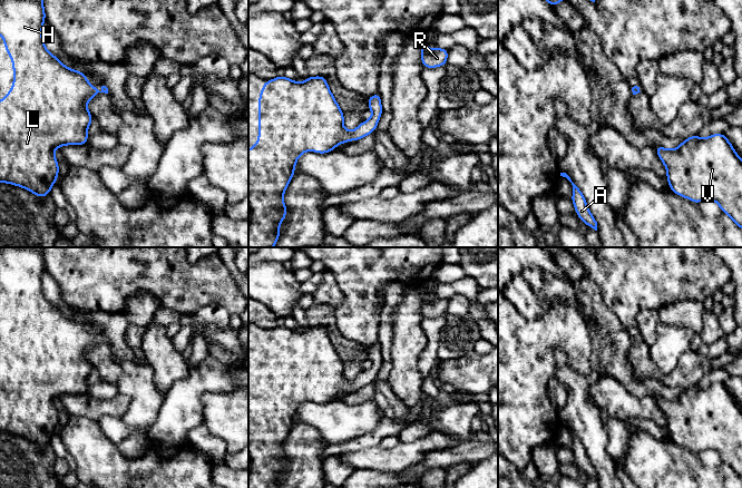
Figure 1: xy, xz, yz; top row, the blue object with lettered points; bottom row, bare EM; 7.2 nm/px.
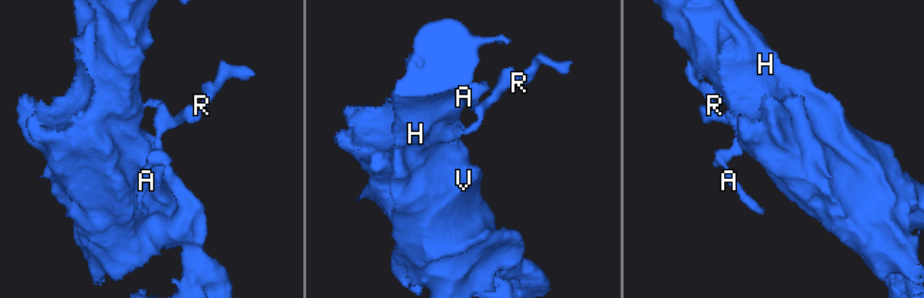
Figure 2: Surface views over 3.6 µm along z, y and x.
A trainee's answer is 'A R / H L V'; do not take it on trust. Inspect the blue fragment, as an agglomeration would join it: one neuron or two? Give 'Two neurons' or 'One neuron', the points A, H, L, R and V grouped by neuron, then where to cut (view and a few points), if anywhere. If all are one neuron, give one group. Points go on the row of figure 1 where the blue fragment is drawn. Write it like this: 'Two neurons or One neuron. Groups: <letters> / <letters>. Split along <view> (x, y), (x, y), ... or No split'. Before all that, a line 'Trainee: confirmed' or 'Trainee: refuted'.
Trainee: refuted
One neuron. Groups: A H L R V. No split

